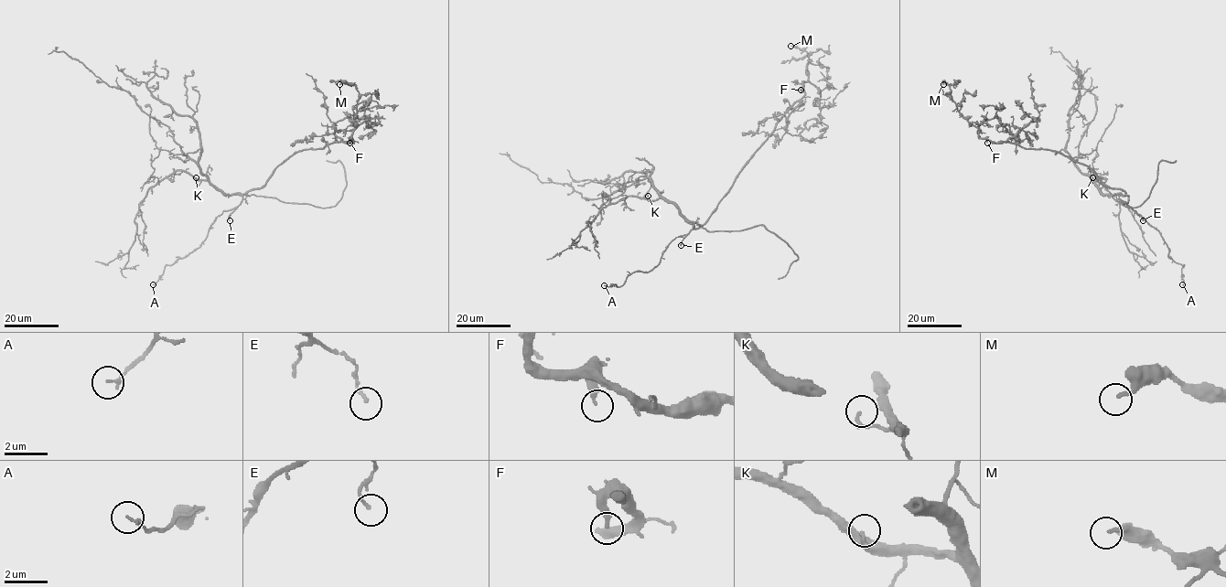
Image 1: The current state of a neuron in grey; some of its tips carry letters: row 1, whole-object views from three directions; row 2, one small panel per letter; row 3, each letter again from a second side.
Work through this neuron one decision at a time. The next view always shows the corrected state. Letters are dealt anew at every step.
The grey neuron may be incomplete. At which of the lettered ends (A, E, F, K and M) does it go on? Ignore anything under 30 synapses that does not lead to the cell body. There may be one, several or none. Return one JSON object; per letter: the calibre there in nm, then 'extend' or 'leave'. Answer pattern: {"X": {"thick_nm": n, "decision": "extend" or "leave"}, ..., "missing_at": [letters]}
{"A": {"thick_nm": 140, "decision": "leave"}, "E": {"thick_nm": 130, "decision": "leave"}, "F": {"thick_nm": 280, "decision": "leave"}, "K": {"thick_nm": 120, "decision": "leave"}, "M": {"thick_nm": 160, "decision": "leave"}, "missing_at": []}

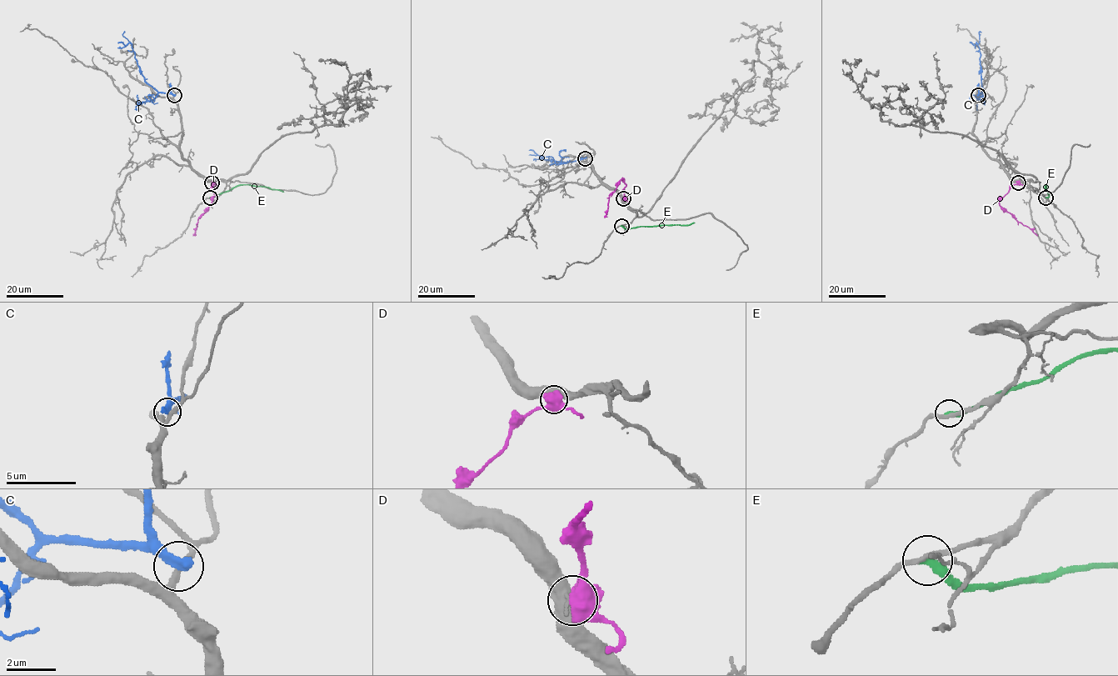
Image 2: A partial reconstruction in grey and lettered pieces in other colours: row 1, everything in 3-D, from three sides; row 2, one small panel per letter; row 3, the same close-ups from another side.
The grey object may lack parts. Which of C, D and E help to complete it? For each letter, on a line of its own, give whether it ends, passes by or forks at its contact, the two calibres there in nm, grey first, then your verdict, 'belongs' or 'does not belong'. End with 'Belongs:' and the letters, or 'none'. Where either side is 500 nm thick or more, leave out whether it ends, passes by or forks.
C: it ends | 240/440 nm | does not belong
D: 440/600 nm | does not belong
E: it ends | 200/400 nm | does not belong
Belongs: none

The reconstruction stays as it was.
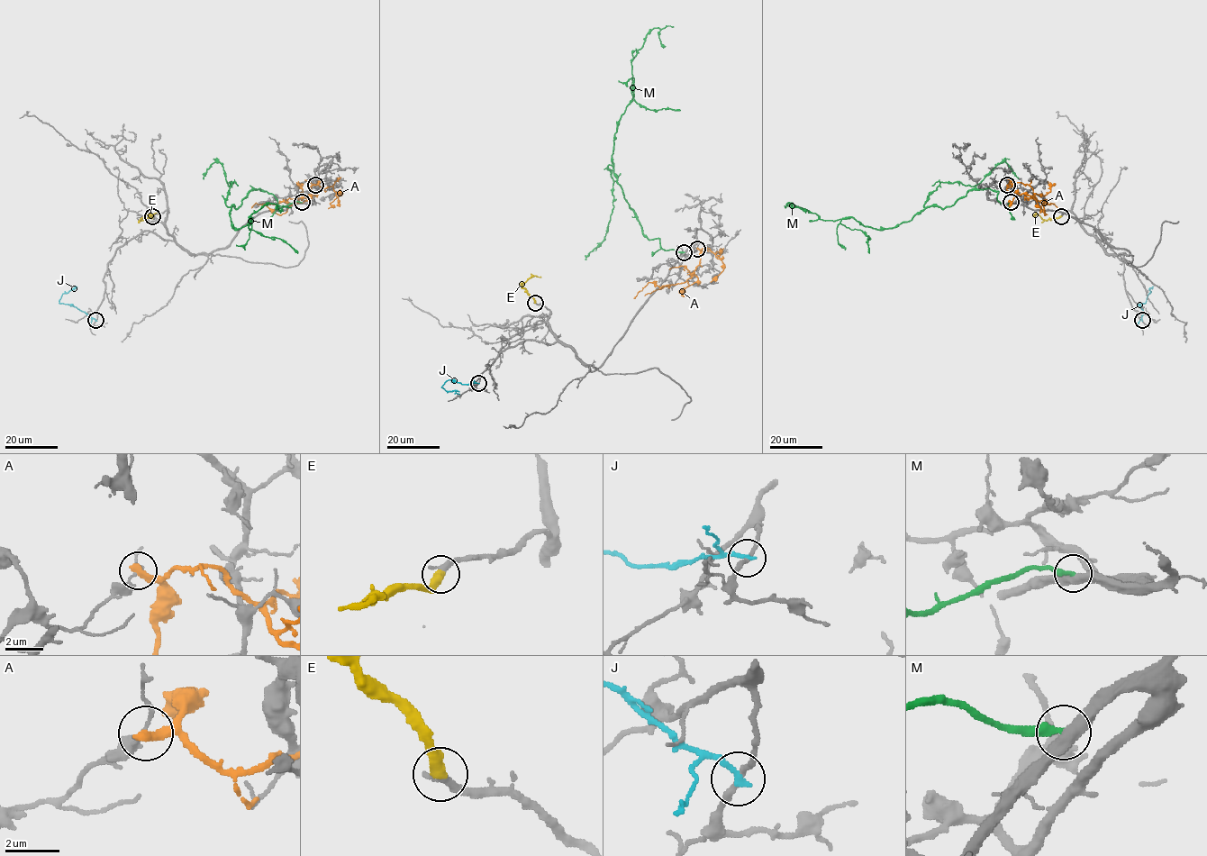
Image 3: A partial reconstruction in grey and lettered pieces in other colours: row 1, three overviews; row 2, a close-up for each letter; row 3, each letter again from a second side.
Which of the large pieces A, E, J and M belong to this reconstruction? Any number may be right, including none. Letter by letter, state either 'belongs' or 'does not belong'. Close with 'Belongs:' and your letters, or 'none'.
A: does not belong
E: belongs
J: does not belong
M: does not belong
Belongs: E

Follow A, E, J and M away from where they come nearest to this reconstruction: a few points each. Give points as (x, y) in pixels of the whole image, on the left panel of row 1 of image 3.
A: (315, 185), (307, 200), (292, 204), (285, 213), (255, 203), (251, 207)
E: (153, 216), (140, 220), (145, 214), (158, 214)
J: (95, 321), (69, 305), (58, 302), (63, 293), (77, 286)
M: (302, 203), (279, 207), (255, 188), (229, 216), (236, 229), (268, 203), (283, 211)

